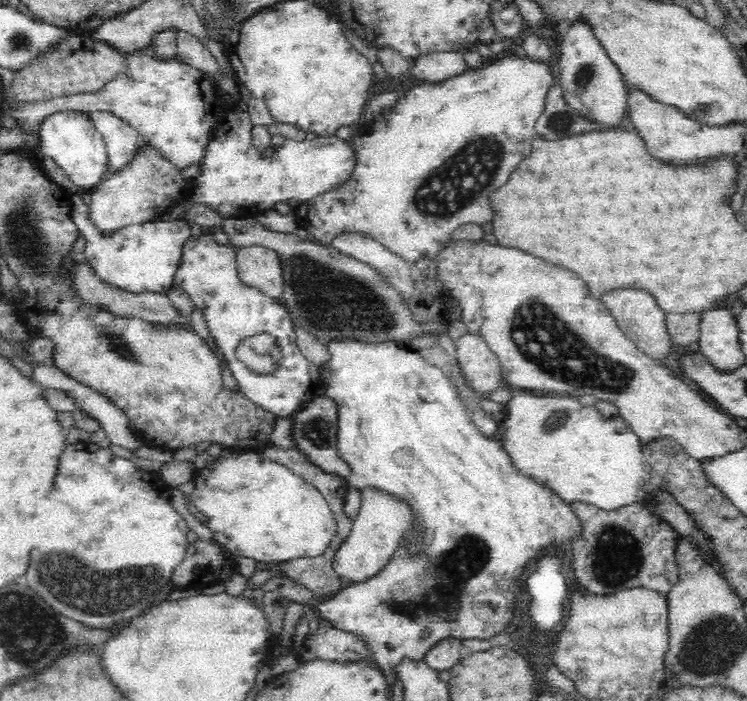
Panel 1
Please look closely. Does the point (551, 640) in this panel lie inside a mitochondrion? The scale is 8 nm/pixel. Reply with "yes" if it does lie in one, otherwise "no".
no

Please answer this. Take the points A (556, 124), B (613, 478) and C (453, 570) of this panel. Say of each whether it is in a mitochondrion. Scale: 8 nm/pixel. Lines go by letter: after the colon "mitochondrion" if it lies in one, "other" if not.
A: mitochondrion
B: other
C: mitochondrion

